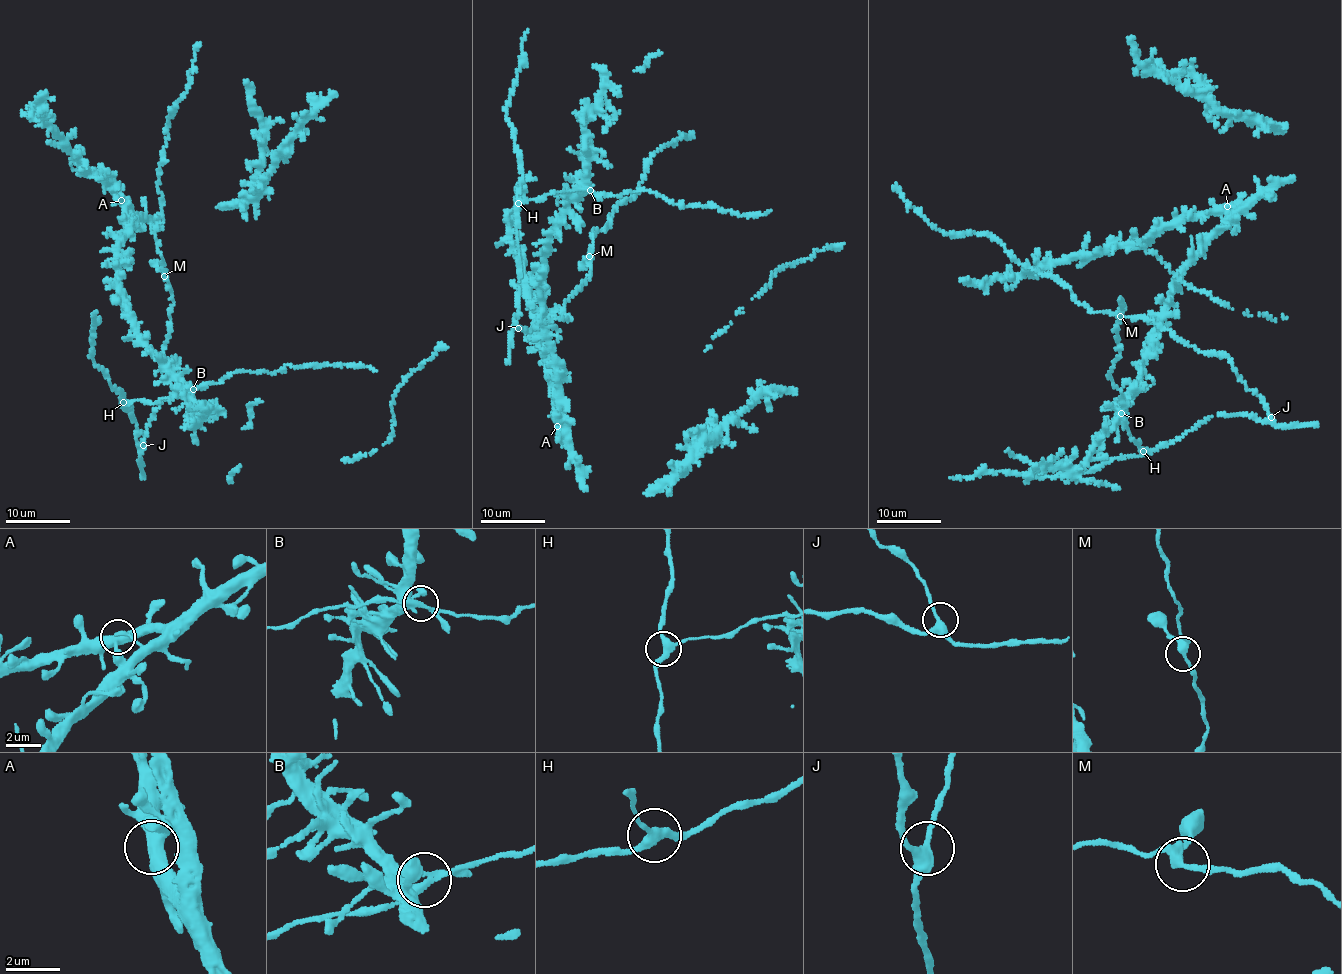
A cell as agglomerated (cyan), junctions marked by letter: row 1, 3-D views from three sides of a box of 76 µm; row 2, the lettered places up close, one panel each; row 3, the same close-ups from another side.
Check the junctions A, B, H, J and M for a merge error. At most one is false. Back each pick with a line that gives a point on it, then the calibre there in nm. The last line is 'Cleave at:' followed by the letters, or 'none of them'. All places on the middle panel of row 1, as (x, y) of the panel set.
Cleave at: none of them

